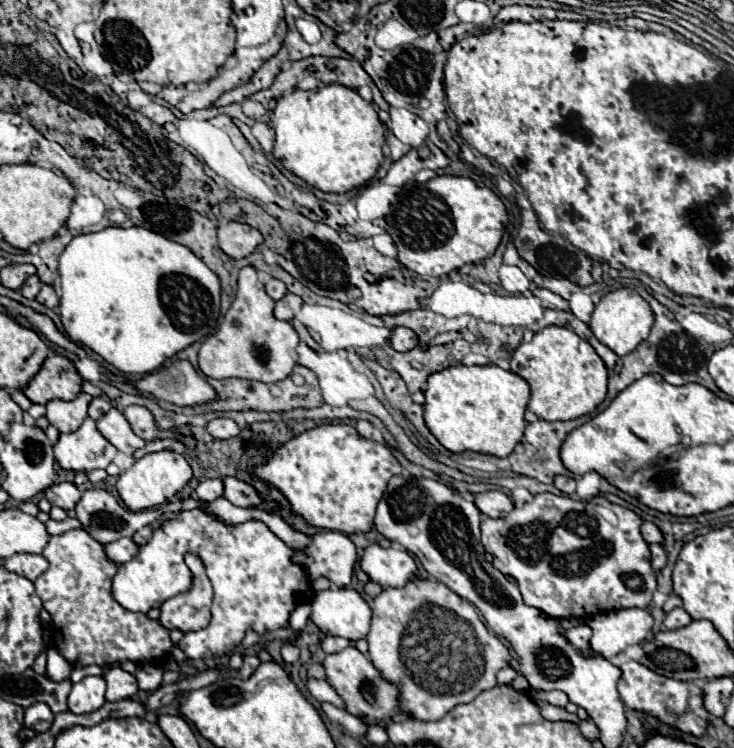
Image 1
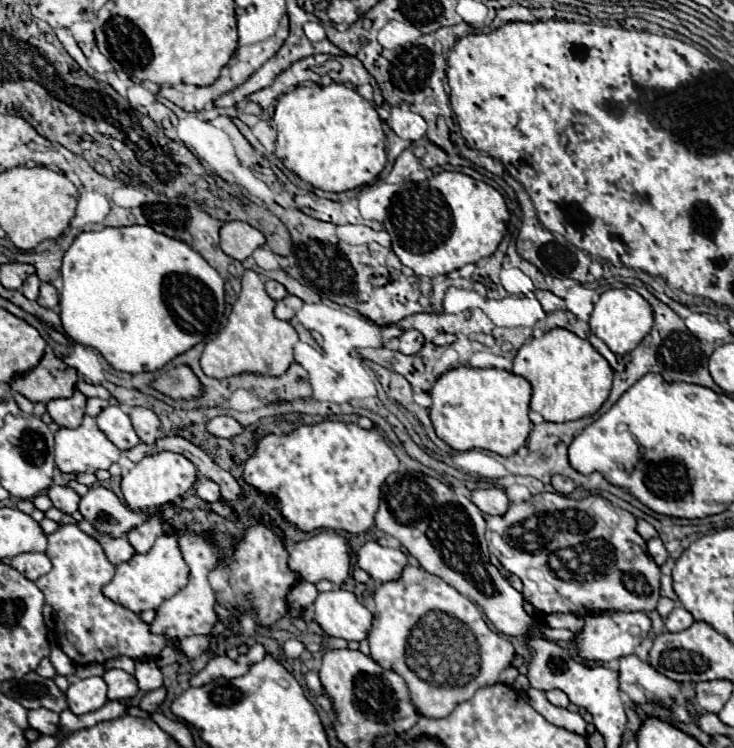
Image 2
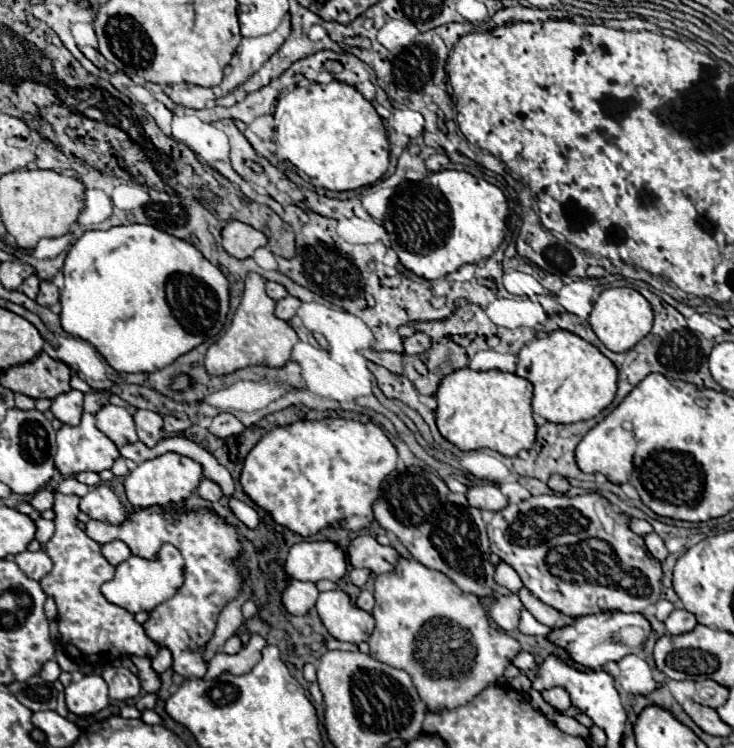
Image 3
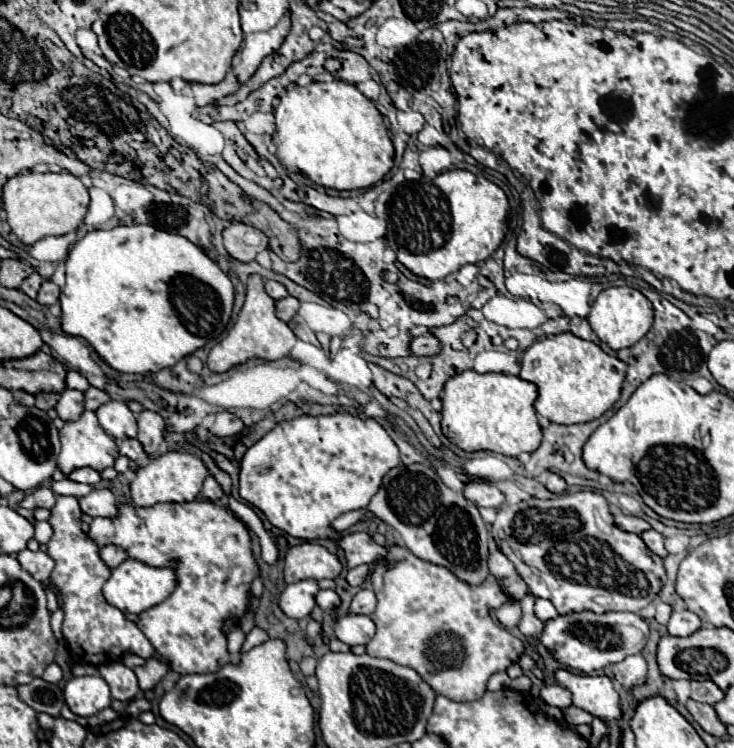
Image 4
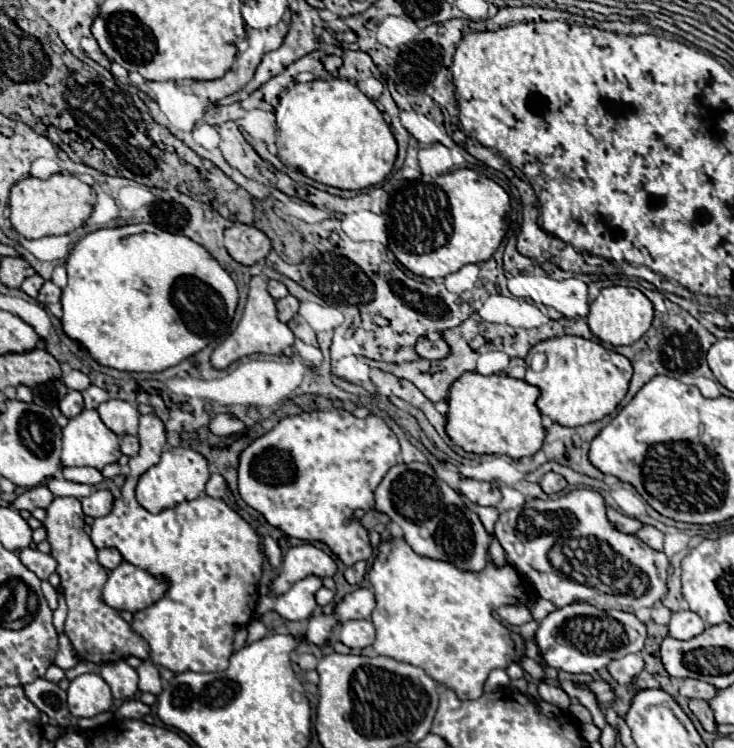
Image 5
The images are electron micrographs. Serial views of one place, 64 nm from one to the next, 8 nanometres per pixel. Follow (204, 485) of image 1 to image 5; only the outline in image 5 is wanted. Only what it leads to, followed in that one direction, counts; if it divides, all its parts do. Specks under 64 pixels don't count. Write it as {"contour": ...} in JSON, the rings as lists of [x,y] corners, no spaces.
{"contour":[[[212,474],[206,484],[206,494],[212,498],[222,498],[224,492],[226,492],[226,480],[220,474]]]}

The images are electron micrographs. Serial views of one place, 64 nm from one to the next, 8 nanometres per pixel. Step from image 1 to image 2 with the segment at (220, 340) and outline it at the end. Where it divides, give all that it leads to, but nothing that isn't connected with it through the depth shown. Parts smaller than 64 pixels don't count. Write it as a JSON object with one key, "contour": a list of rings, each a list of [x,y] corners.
{"contour":[[[246,270],[242,276],[242,292],[232,308],[226,328],[206,344],[200,358],[200,366],[206,376],[228,378],[242,372],[258,372],[280,376],[292,364],[292,348],[298,342],[296,330],[274,316],[274,300],[266,294],[264,282],[252,270]]]}

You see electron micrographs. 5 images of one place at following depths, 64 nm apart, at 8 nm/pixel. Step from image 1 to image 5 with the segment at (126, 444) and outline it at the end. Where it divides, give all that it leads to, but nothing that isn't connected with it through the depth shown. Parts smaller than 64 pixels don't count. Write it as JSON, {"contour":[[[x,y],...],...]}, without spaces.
{"contour":[[[108,400],[104,404],[100,404],[98,414],[102,418],[102,422],[118,436],[124,434],[136,434],[138,432],[138,418],[140,412],[136,406],[132,406],[130,402],[124,400]]]}

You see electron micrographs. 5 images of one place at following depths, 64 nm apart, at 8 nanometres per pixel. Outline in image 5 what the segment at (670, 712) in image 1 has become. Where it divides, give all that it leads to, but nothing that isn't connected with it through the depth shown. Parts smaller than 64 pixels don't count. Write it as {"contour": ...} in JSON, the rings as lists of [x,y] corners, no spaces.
{"contour":[[[628,654],[620,660],[612,660],[612,664],[608,664],[608,672],[618,684],[628,684],[638,676],[642,666],[644,666],[644,660],[640,654]]]}

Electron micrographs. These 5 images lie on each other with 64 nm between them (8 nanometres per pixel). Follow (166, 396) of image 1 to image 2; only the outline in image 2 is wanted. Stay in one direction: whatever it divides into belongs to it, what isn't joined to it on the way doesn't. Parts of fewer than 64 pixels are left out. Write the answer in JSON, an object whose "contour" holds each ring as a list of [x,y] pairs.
{"contour":[[[178,366],[174,370],[168,370],[158,380],[152,382],[156,390],[162,394],[178,400],[178,398],[194,398],[202,394],[202,386],[194,372],[188,366]]]}

